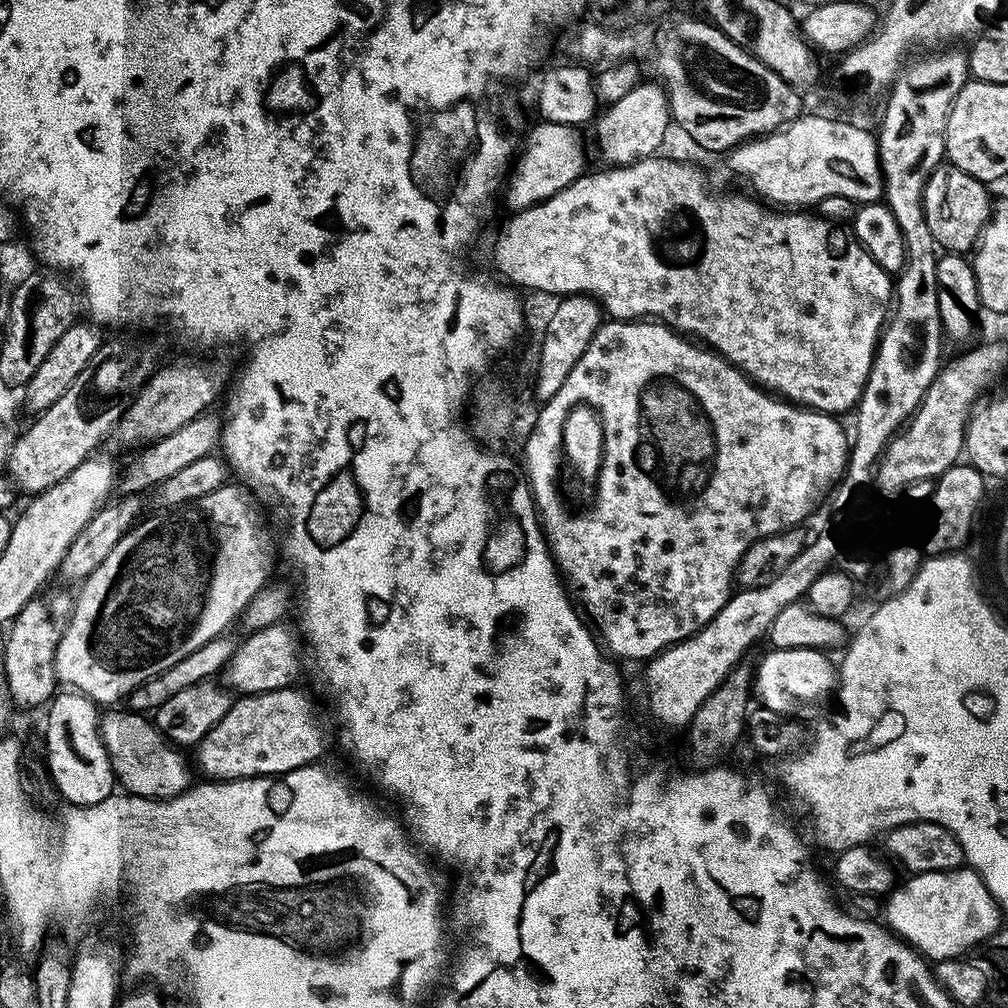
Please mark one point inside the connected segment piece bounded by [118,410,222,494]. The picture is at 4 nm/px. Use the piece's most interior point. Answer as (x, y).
(200, 437)

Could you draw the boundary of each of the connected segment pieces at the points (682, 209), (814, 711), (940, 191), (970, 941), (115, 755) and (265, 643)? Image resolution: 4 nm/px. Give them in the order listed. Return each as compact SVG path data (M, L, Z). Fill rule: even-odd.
M659 154L635 160L633 164L608 166L603 170L605 172L585 171L583 176L558 190L558 194L550 199L509 215L509 220L501 226L492 244L492 264L505 276L501 277L509 285L521 289L533 288L536 292L553 292L556 298L583 293L595 299L611 319L651 318L689 338L695 338L701 345L736 365L752 383L799 407L813 408L816 412L827 412L835 417L839 417L840 412L851 413L855 409L868 381L880 334L886 327L894 304L894 280L886 270L882 270L882 266L878 266L878 262L874 262L874 258L856 241L847 227L817 214L807 216L809 213L804 210L769 210L751 195L715 196L704 185L704 172L697 165L668 160ZM680 216L700 216L692 232L692 244L680 244Z
M818 648L768 650L754 668L755 699L781 718L819 717L825 711L824 703L838 692L838 668L828 661L828 656L827 651Z
M945 163L932 171L924 187L924 213L926 226L930 226L930 234L934 234L941 249L952 254L968 254L975 249L976 241L980 239L981 232L988 225L988 219L992 217L994 200L993 197L988 197L988 188L989 185L985 181L958 170L953 164Z
M971 866L949 872L912 874L907 879L904 888L902 884L887 893L882 920L905 944L912 945L929 961L963 957L976 945L1000 931L1000 907L996 905L996 899L984 885L982 877Z
M116 710L105 711L99 717L99 729L101 742L113 768L115 783L125 793L151 800L168 800L186 791L193 780L188 773L188 764L184 761L185 753L169 742L147 715L131 710L112 711Z
M281 622L266 626L264 629L245 635L244 644L243 640L237 643L234 654L228 659L228 664L222 671L222 678L225 680L223 683L233 693L273 692L279 688L287 688L295 681L292 679L300 672L302 644L297 633L293 629L292 633L286 625L287 623Z

